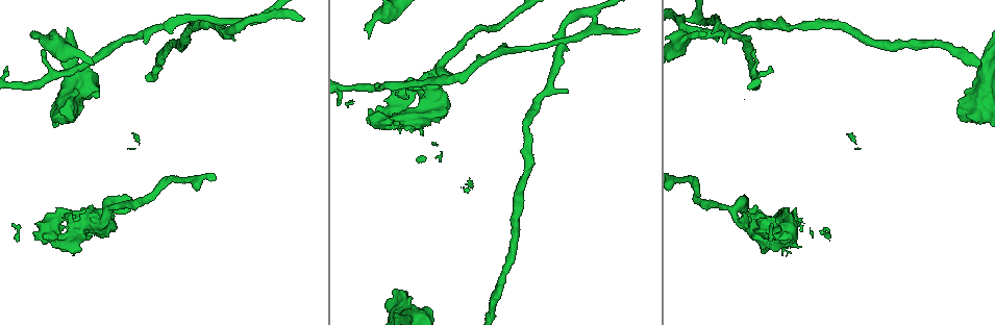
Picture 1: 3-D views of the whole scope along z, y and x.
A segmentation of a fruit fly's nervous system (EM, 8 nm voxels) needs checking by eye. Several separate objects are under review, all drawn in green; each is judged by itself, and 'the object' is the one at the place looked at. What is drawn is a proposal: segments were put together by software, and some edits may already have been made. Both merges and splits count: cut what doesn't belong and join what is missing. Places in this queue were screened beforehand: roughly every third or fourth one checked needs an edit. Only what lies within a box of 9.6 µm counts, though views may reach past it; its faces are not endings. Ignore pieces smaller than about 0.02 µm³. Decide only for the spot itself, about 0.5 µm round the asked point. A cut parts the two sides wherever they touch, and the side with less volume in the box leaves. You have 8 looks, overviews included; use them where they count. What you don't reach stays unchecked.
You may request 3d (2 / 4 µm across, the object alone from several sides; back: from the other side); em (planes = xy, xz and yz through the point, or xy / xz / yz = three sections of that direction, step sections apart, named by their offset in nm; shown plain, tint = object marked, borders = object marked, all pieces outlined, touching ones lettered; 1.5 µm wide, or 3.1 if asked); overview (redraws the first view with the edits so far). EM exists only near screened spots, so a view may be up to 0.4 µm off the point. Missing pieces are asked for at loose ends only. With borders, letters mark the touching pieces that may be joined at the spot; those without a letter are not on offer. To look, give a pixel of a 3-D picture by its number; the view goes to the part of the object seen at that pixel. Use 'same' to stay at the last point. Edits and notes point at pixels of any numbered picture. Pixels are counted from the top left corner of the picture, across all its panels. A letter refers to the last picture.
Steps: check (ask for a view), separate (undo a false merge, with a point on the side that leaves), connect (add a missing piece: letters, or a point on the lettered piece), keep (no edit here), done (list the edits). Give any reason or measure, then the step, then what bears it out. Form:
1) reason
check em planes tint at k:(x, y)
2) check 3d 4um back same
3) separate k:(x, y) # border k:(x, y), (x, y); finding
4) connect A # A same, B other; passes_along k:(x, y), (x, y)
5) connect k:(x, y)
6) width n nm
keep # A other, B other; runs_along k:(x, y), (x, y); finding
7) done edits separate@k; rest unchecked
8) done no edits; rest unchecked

an open end
check 3d 2um back at 1:(368, 37)

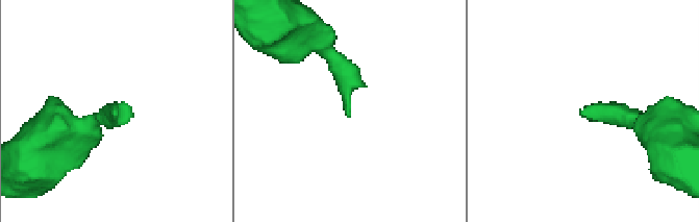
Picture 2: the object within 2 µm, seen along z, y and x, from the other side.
check em planes borders at 2:(115, 112)

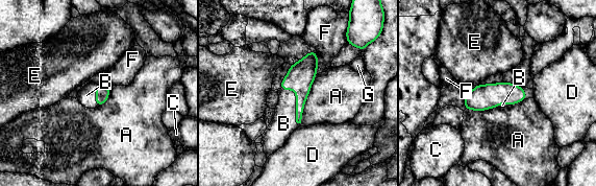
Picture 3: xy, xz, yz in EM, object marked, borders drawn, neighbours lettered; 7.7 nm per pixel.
width 110 nm
connect B # A other, B same, C other, D other, E other, F other, G other; passes_along 3:(300, 75), (296, 100), (283, 123); it goes on there

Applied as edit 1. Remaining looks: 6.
an open end
check 3d 4um at 1:(779, 230)

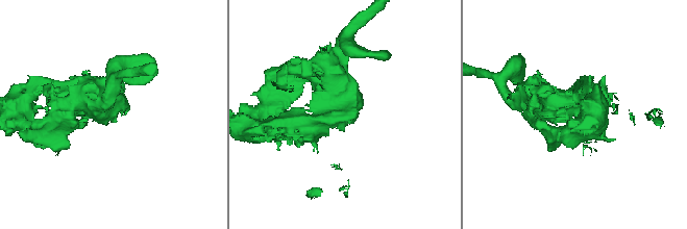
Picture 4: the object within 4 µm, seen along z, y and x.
arm_widths 220, 550 nm; now the EM
check em 3.1um xz step 16 borders at 4:(575, 114)

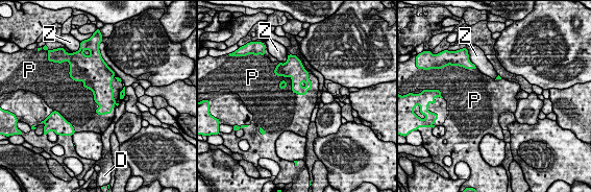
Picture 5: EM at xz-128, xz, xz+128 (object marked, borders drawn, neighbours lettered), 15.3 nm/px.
connect P # D other, P same, Z other; it goes on there

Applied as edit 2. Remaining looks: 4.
done edits connect@3, connect@5; rest unchecked

